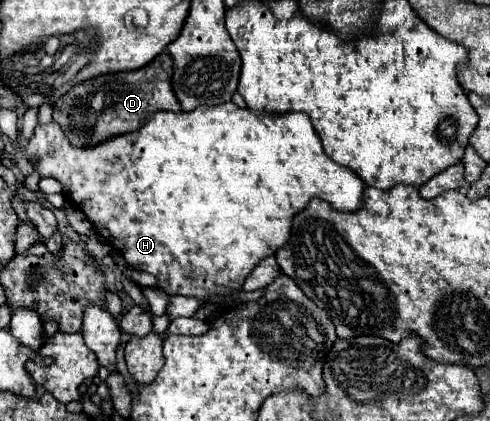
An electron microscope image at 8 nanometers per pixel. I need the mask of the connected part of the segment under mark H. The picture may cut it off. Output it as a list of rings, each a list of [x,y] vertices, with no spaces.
[[[226,101],[220,105],[208,105],[204,109],[194,109],[194,111],[180,111],[180,113],[164,113],[160,109],[160,113],[154,113],[152,119],[140,127],[140,131],[124,133],[120,137],[112,137],[112,141],[102,141],[100,145],[90,145],[80,149],[68,143],[66,133],[60,129],[60,125],[56,125],[56,121],[38,123],[32,139],[26,145],[26,155],[40,177],[52,177],[62,183],[62,193],[66,195],[66,199],[86,215],[96,235],[102,237],[108,245],[112,245],[128,261],[130,267],[158,277],[158,287],[168,293],[198,297],[198,299],[204,299],[208,295],[228,295],[234,289],[242,289],[248,273],[256,267],[256,263],[266,255],[274,255],[288,241],[292,217],[298,211],[302,211],[312,197],[320,197],[328,201],[338,211],[356,211],[362,205],[362,191],[366,187],[366,183],[356,173],[352,173],[352,169],[340,167],[324,153],[320,137],[314,131],[310,117],[306,113],[290,111],[290,113],[266,115],[266,113],[254,113],[248,107],[238,107],[232,101]]]

